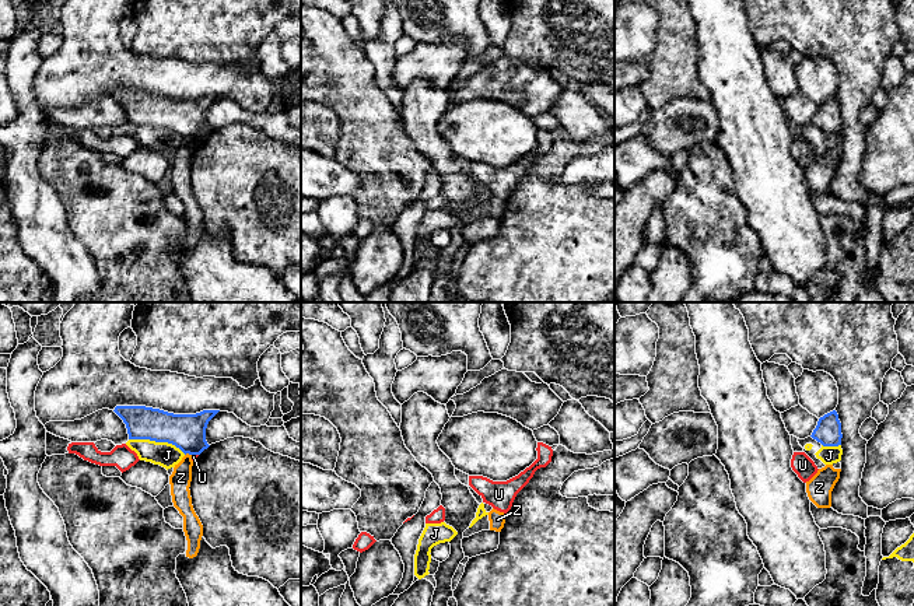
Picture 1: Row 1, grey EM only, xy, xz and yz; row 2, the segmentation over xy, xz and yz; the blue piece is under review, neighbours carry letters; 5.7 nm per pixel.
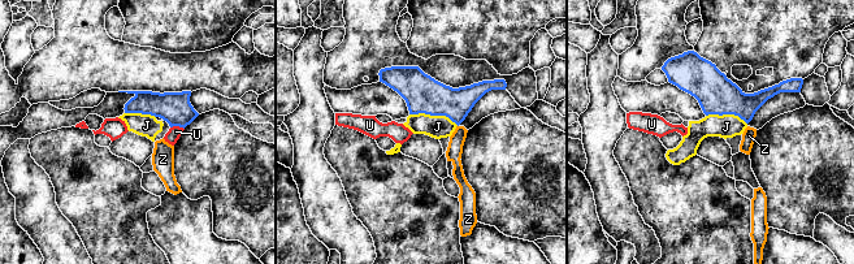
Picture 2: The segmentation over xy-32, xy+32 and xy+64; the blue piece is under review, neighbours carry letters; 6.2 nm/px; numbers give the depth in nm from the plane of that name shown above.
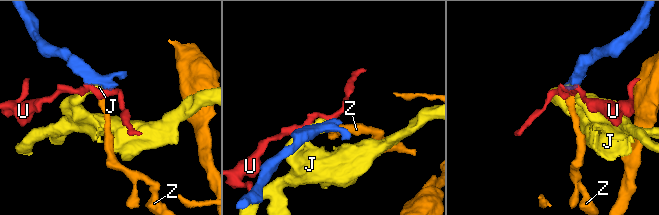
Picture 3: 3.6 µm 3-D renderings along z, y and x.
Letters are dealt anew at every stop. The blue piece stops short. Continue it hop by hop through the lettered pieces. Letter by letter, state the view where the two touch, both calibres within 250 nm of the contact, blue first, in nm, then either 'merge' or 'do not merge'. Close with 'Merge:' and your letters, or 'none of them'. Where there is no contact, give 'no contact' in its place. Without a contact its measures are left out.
J: xy | 200/140 nm | do not merge
U: xy | 200/30 nm | do not merge
Z: xy | 200/120 nm | do not merge
Merge: none of them

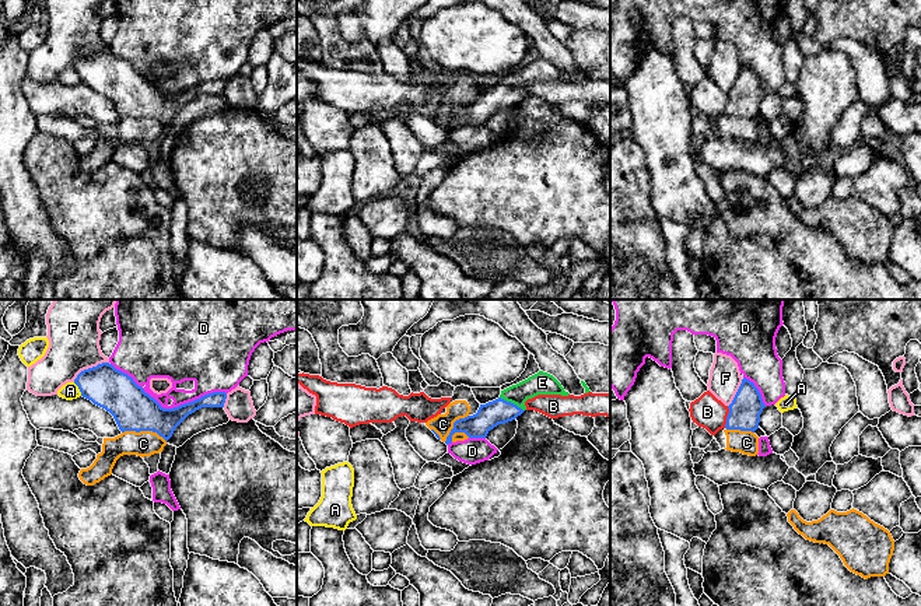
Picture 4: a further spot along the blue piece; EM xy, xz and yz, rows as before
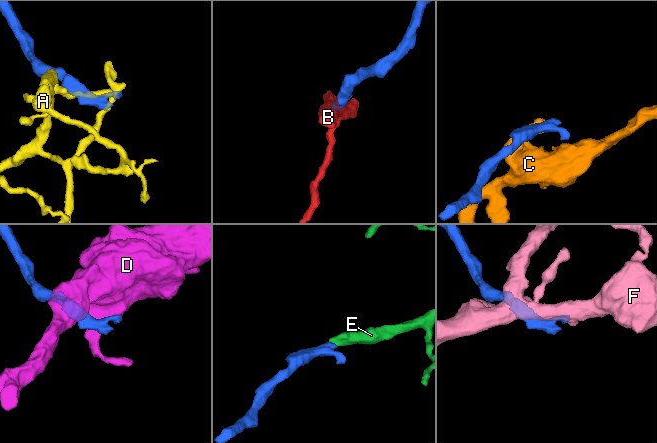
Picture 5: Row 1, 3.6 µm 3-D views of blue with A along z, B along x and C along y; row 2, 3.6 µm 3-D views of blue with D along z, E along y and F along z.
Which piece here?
A: xy | 240/100 nm | do not merge
B: yz | 180/190 nm | do not merge
C: xz | 140/120 nm | do not merge
D: xy | 240/170 nm | do not merge
E: xz | 140/130 nm | merge
F: xy | 240/300 nm | do not merge
Merge: E

